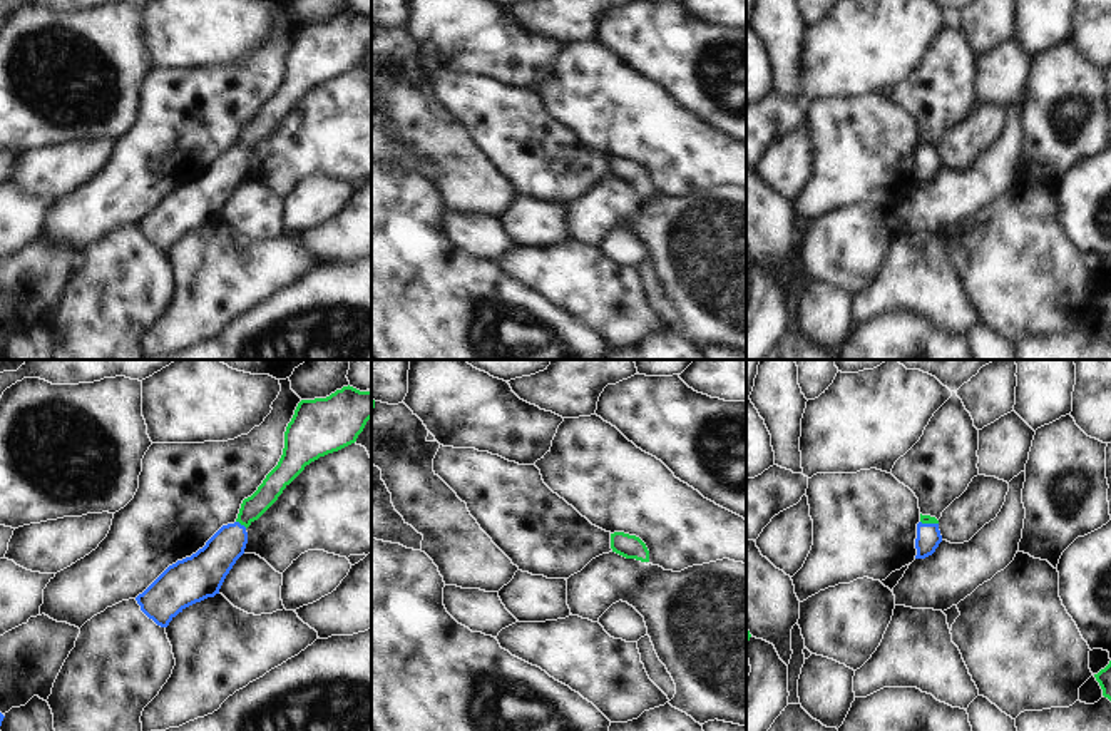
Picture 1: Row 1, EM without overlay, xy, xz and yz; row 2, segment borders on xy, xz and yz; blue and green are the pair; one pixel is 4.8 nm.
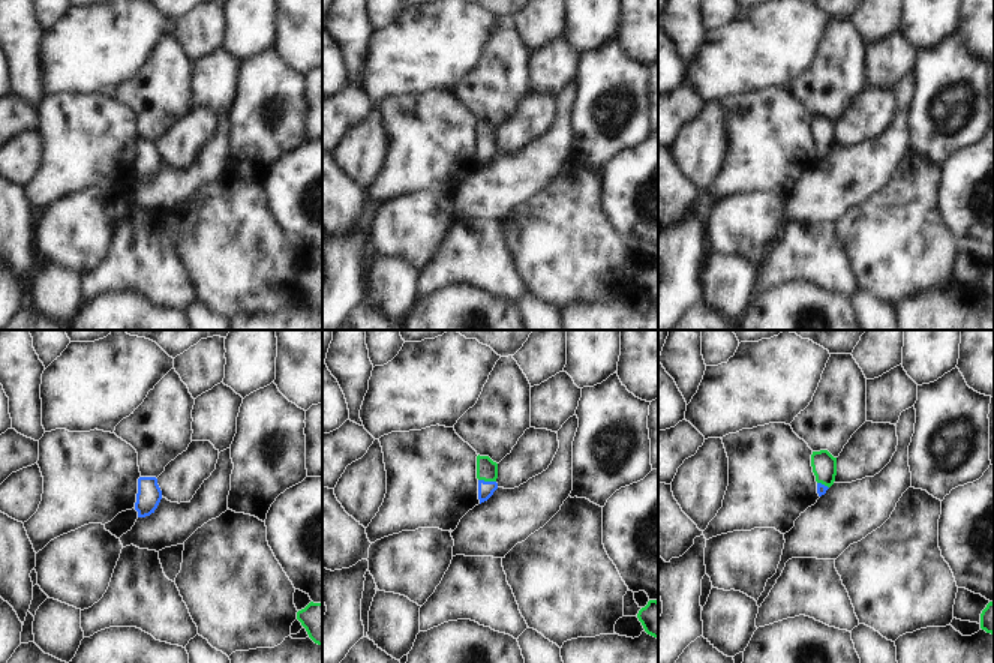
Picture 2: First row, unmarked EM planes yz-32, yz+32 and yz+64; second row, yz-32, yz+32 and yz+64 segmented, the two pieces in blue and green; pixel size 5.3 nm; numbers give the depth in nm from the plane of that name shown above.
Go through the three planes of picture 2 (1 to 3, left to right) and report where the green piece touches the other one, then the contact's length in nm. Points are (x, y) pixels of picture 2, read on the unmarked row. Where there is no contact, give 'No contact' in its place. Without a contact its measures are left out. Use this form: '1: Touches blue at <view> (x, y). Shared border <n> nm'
1: No contact
2: Touches blue at yz+32 (488, 146). Shared border 100 nm
3: Touches blue at yz+64 (823, 149). Shared border 70 nm

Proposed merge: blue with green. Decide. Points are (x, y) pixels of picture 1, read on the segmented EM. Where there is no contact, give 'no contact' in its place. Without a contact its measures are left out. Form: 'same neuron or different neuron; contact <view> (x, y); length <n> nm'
same neuron; contact xy (240, 524); length 70 nm

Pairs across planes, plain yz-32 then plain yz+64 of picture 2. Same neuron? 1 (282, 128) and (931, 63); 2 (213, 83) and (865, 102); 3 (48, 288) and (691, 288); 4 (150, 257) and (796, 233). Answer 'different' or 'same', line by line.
1: same
2: different
3: different
4: same

